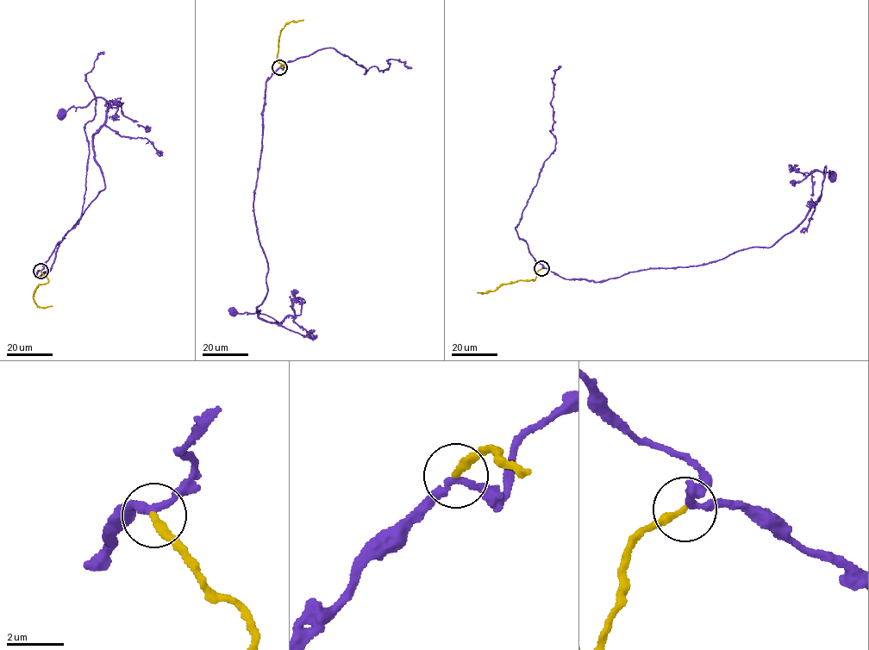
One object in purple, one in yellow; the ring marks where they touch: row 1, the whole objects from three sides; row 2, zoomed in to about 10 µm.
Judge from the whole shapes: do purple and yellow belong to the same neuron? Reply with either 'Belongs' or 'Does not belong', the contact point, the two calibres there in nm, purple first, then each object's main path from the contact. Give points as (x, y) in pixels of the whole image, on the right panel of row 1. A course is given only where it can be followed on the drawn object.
Belongs. Place: (541, 268). Thickness 240 nm (purple) against 260 nm. Course of purple: (542, 268), (565, 278), (603, 282), (772, 246), (818, 200), (826, 165), (831, 176). Course of yellow: (541, 268), (534, 280), (518, 280), (502, 284), (494, 290), (478, 292)

